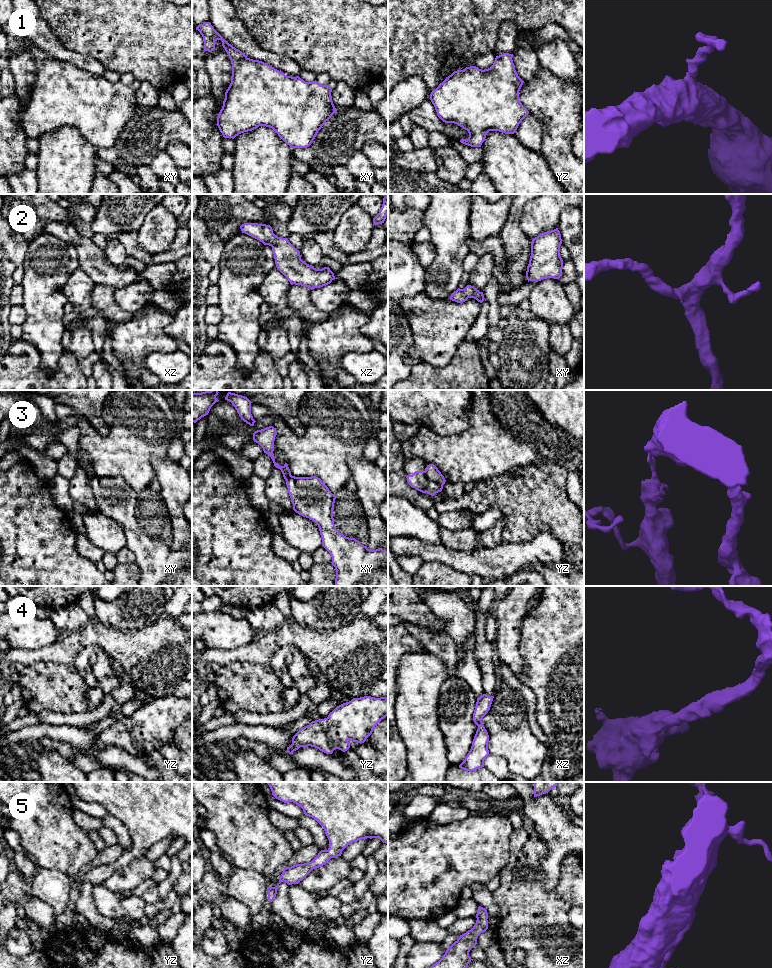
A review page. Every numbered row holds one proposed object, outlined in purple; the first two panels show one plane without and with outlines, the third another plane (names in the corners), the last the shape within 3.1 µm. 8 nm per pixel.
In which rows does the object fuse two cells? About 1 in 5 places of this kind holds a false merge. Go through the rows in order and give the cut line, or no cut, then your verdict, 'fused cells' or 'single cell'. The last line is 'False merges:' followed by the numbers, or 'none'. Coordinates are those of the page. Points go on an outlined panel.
1: no cut; single cell
2: no cut; single cell
3: cut in yz along (423, 471), (429, 479), (442, 486); fused cells
4: no cut; single cell
5: no cut; single cell
False merges: 3

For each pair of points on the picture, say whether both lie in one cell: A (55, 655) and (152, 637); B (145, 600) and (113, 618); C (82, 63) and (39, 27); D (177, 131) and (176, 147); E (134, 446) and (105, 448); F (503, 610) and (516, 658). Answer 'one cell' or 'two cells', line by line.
A: one cell
B: one cell
C: one cell
D: two cells
E: one cell
F: one cell

